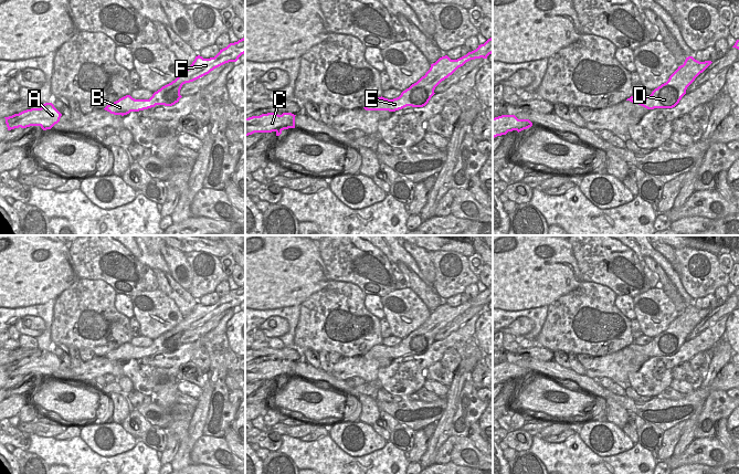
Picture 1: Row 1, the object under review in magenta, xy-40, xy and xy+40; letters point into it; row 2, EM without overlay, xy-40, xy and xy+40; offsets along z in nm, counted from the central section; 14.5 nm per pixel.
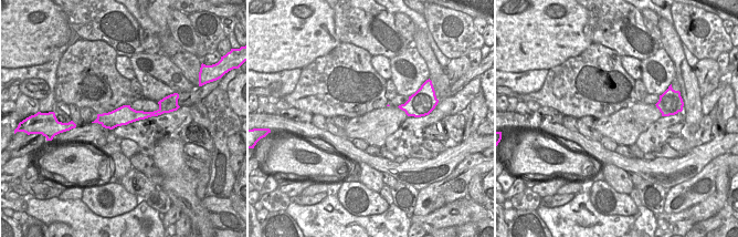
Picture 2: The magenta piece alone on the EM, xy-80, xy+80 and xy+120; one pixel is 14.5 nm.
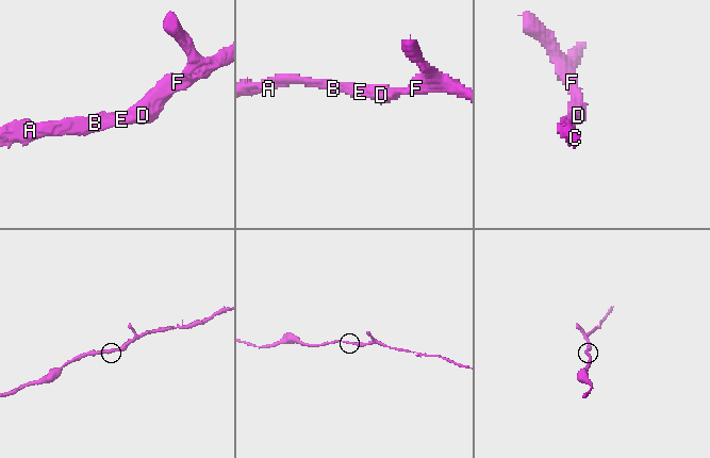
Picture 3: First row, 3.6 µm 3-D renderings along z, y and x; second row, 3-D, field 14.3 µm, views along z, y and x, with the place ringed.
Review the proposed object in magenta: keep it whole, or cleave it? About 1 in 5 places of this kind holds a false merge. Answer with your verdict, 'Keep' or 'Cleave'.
Keep

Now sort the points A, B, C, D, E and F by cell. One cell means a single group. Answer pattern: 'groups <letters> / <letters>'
groups A B C D E F

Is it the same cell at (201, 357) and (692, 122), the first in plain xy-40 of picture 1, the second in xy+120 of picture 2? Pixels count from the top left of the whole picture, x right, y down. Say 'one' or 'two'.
two

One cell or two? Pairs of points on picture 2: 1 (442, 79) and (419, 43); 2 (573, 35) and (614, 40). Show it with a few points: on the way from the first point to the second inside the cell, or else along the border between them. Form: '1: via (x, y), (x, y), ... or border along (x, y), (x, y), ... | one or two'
1: via (435, 70), (427, 52) | one
2: border along (587, 11), (583, 34), (592, 42) | two

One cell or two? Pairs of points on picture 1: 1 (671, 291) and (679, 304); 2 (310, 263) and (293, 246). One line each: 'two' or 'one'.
1: one
2: one

